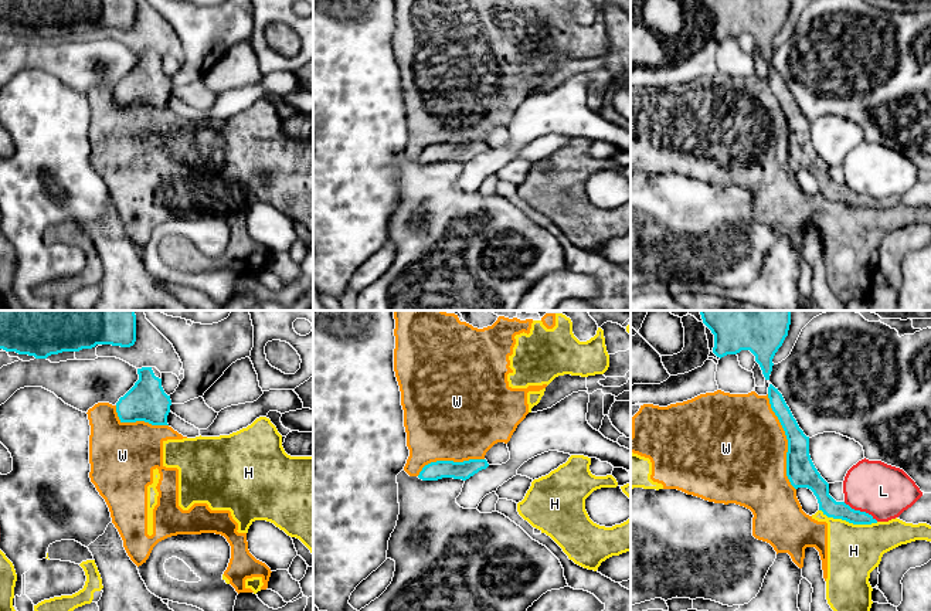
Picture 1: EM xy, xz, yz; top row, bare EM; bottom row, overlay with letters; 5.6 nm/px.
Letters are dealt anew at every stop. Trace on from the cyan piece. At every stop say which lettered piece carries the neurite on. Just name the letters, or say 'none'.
none

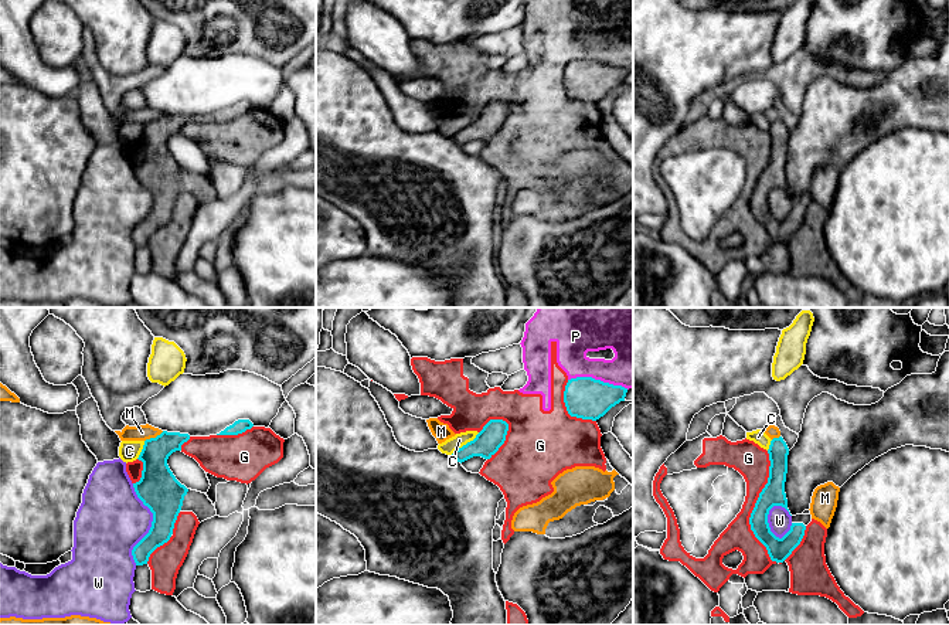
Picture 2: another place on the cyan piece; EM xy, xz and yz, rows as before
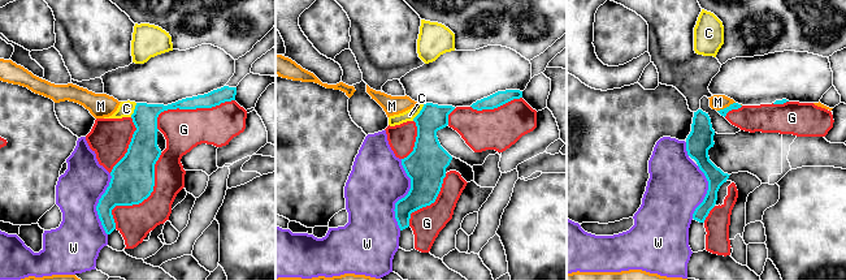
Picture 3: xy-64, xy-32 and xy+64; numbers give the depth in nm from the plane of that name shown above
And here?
none

